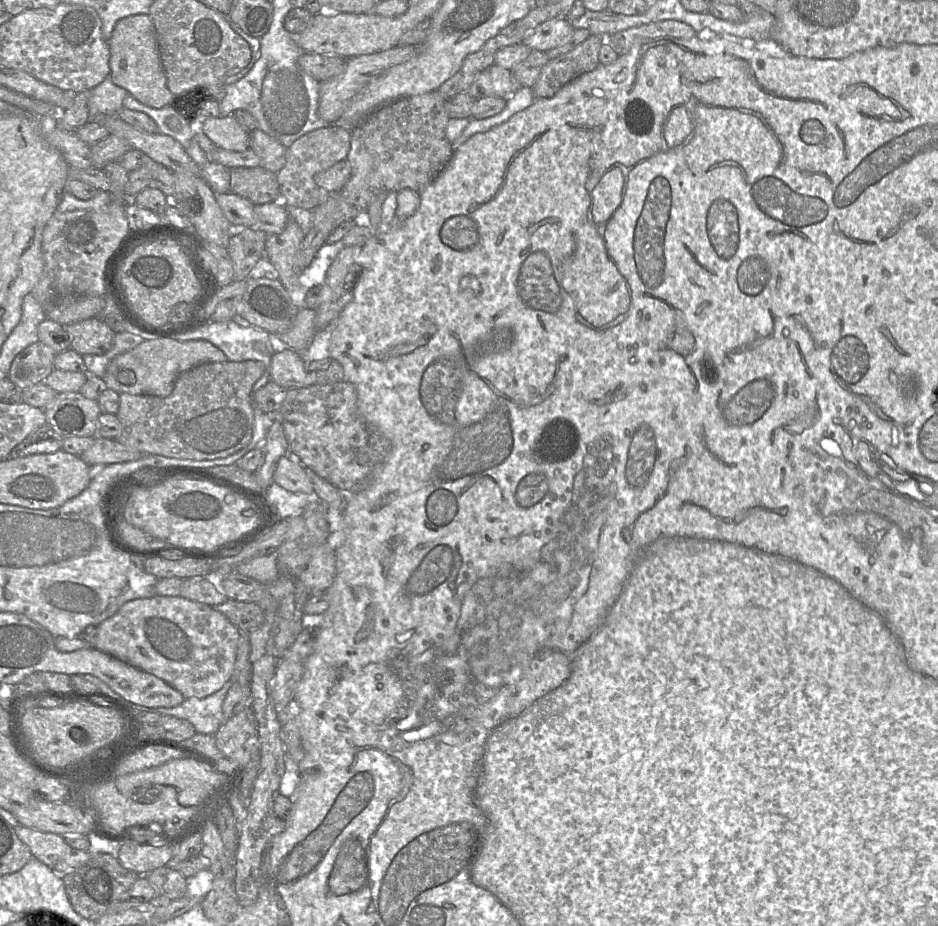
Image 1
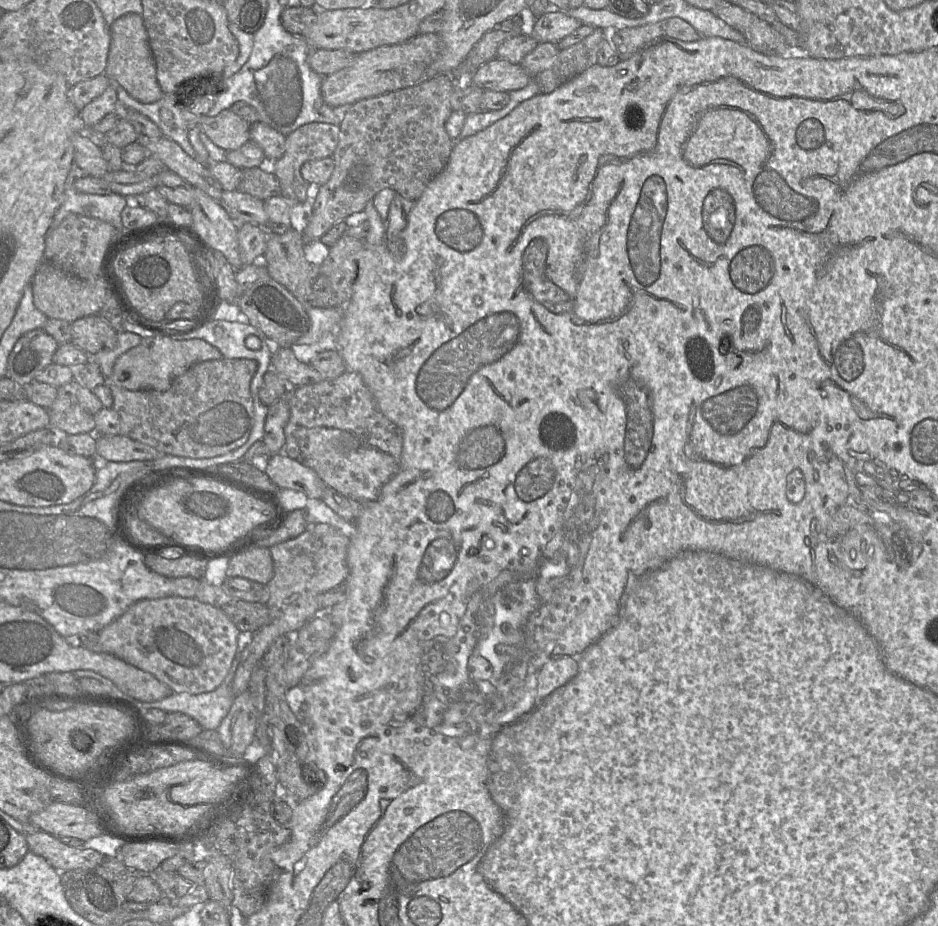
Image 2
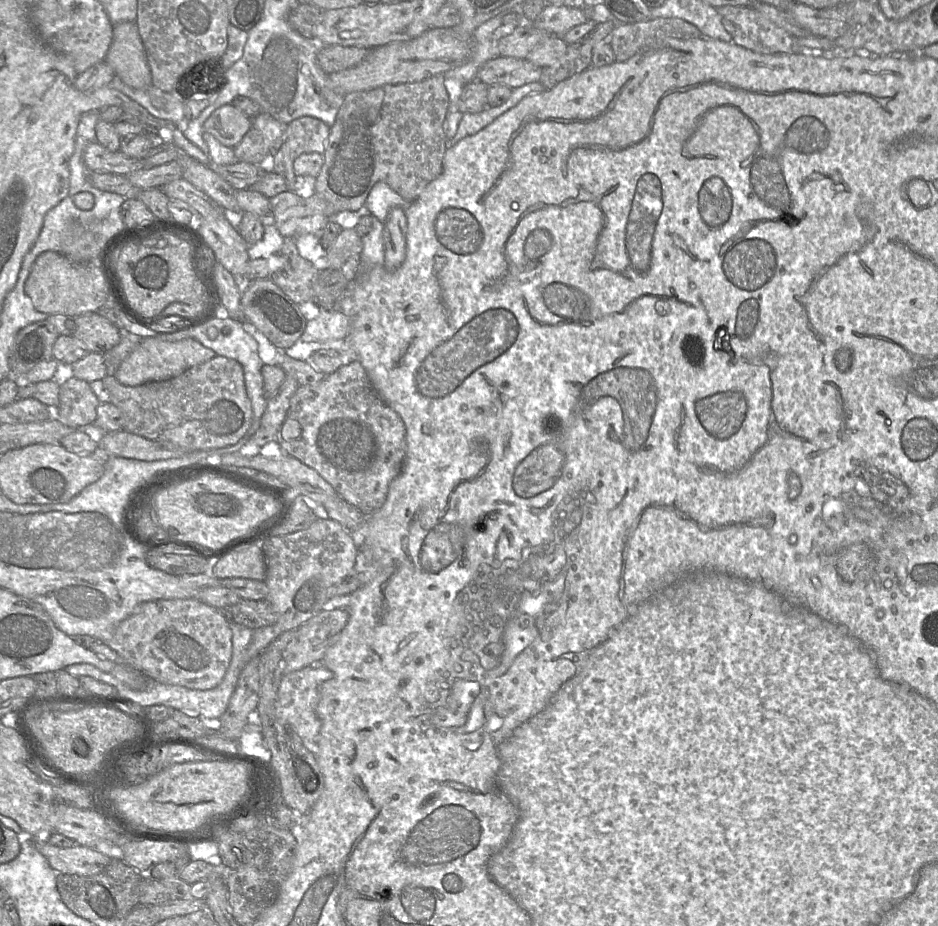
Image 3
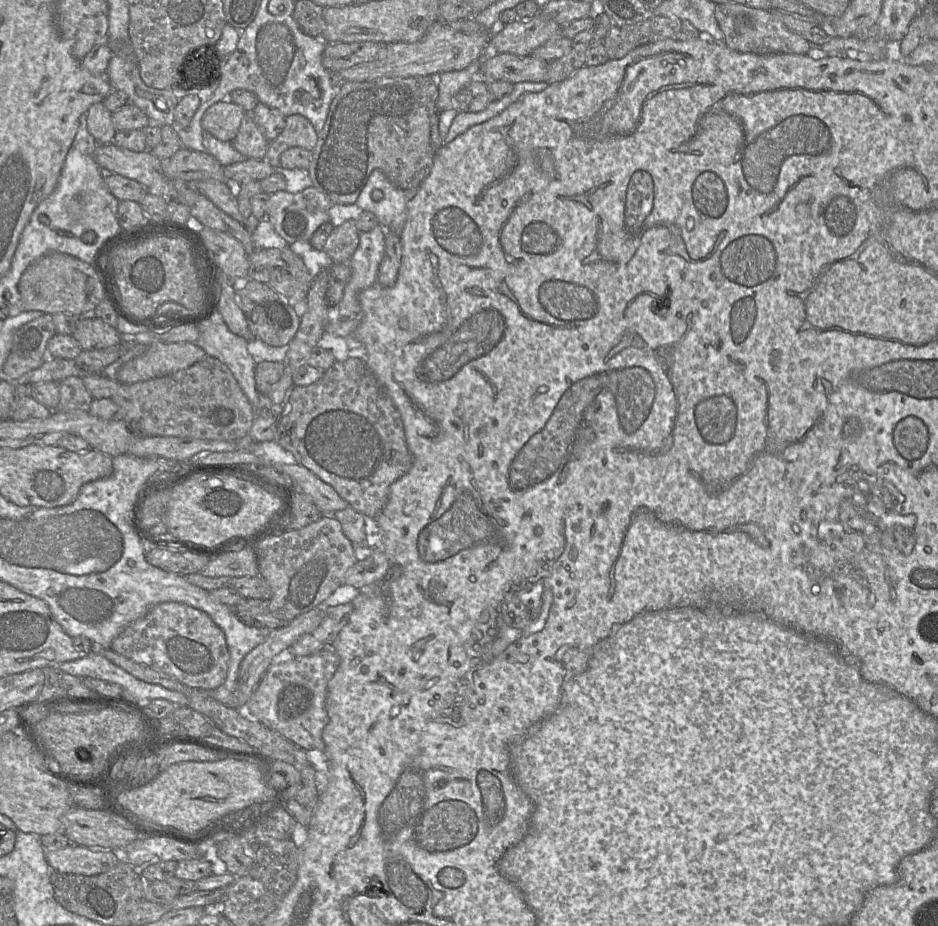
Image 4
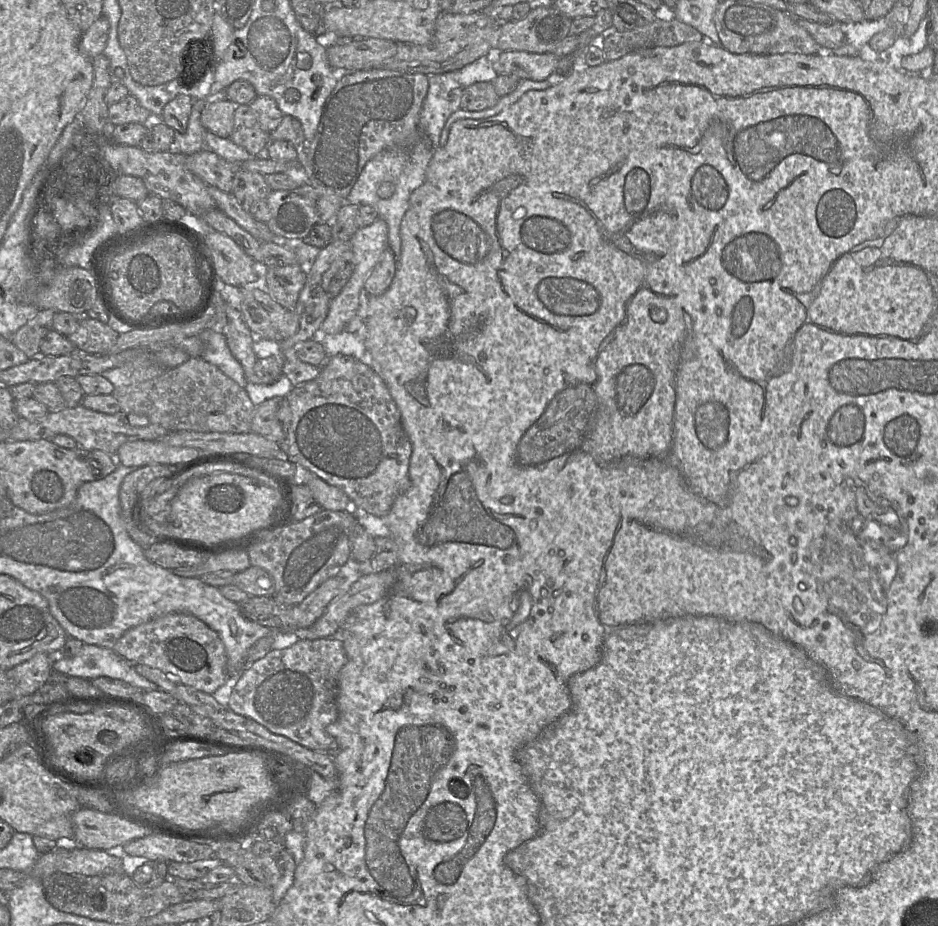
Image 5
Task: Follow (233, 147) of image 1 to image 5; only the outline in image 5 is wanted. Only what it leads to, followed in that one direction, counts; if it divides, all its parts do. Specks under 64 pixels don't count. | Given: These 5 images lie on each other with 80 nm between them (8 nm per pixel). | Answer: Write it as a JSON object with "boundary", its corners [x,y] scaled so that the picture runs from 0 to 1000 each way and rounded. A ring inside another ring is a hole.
{"boundary":[[[241,107],[220,112],[213,125],[215,137],[235,149],[244,149],[248,141],[252,114]]]}

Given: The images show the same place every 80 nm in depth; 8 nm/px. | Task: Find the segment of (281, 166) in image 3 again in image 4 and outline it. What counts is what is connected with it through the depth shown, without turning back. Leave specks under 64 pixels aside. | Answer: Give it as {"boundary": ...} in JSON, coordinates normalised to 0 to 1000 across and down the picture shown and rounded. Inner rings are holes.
{"boundary":[[[313,123],[304,126],[304,138],[297,147],[287,153],[281,173],[295,184],[299,181],[300,166],[310,159],[333,163],[339,150],[333,133],[324,125]]]}

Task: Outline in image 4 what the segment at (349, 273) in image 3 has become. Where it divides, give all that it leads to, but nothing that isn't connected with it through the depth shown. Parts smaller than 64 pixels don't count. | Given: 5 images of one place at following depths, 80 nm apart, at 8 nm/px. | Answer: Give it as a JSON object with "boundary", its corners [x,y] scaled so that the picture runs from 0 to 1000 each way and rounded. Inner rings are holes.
{"boundary":[[[370,238],[356,245],[346,265],[346,271],[355,284],[373,284],[383,265],[383,253],[378,238]]]}

